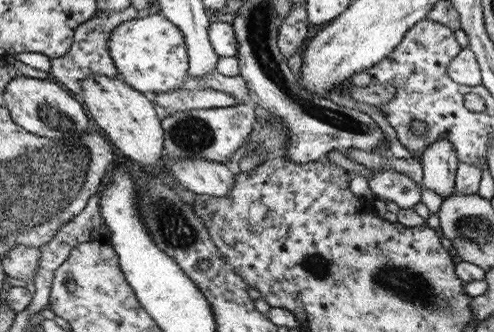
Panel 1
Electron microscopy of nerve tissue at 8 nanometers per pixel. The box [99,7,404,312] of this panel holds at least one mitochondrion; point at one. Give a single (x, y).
(174, 228)

